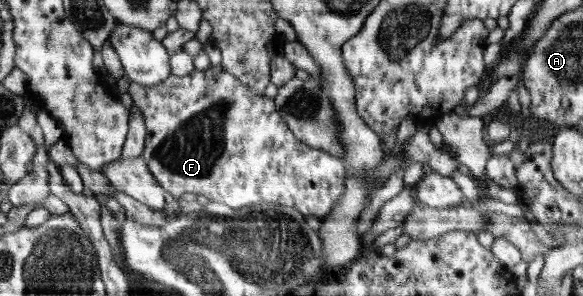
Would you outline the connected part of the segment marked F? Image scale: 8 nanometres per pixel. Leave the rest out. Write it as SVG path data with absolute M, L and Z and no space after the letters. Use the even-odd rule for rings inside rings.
M211 65L203 71L194 69L183 77L171 74L154 86L132 81L128 92L145 122L146 140L141 155L150 173L172 196L180 199L184 192L203 194L234 210L260 204L286 206L322 221L345 192L347 170L343 160L322 149L306 147L286 124L273 98L255 93L221 65Z

